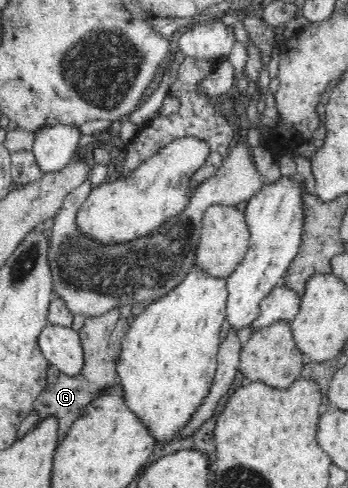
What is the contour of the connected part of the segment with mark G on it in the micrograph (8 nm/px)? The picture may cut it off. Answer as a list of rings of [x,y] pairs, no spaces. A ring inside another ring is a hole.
[[[112,308],[108,313],[99,316],[88,316],[83,327],[77,331],[84,352],[84,369],[78,376],[67,376],[62,374],[56,367],[48,366],[47,384],[44,386],[43,392],[35,399],[31,409],[38,411],[39,419],[44,420],[46,417],[53,415],[57,419],[58,440],[61,442],[72,424],[81,416],[86,406],[100,397],[100,393],[108,387],[119,383],[119,377],[114,373],[114,361],[108,353],[108,337],[110,337],[110,329],[114,329],[114,325],[120,317],[120,310]]]

